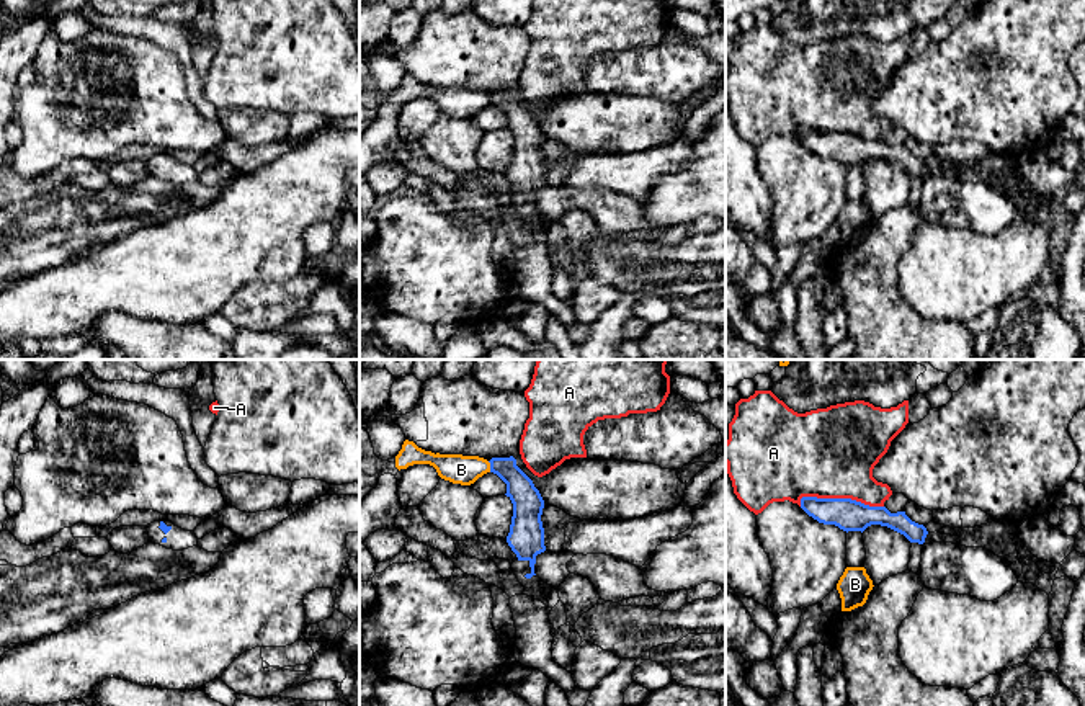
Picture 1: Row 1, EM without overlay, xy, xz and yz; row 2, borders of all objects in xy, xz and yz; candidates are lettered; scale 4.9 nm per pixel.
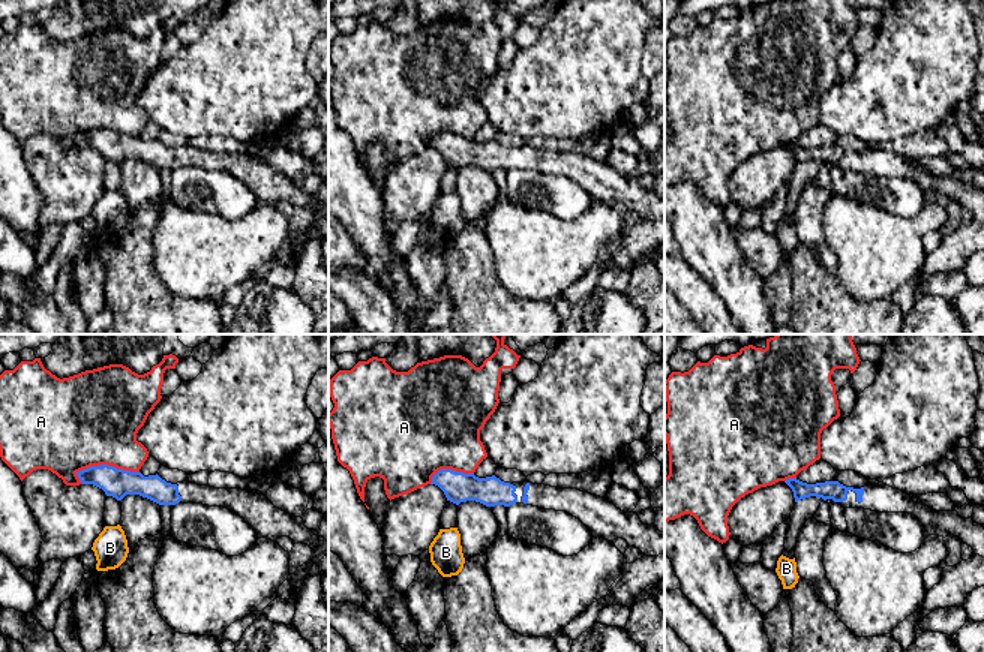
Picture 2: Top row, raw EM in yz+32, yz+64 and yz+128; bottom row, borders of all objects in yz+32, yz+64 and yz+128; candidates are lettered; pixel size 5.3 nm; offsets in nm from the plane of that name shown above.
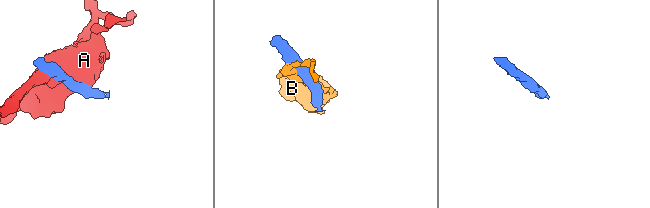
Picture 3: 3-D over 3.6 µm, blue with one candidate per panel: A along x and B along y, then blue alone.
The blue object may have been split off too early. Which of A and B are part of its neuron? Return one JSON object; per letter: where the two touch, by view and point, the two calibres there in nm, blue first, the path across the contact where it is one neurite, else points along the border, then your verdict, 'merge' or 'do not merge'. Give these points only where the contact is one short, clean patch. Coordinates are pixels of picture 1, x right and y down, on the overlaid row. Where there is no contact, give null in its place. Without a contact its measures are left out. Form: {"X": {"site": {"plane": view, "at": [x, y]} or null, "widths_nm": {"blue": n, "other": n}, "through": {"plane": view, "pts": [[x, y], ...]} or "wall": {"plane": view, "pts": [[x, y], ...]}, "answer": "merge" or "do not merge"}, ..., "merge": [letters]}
{"A": {"site": {"plane": "yz", "at": [842, 499]}, "widths_nm": {"blue": 160, "other": 440}, "answer": "do not merge"}, "B": {"site": {"plane": "xz", "at": [491, 466]}, "widths_nm": {"blue": 150, "other": 140}, "answer": "do not merge"}, "merge": []}

